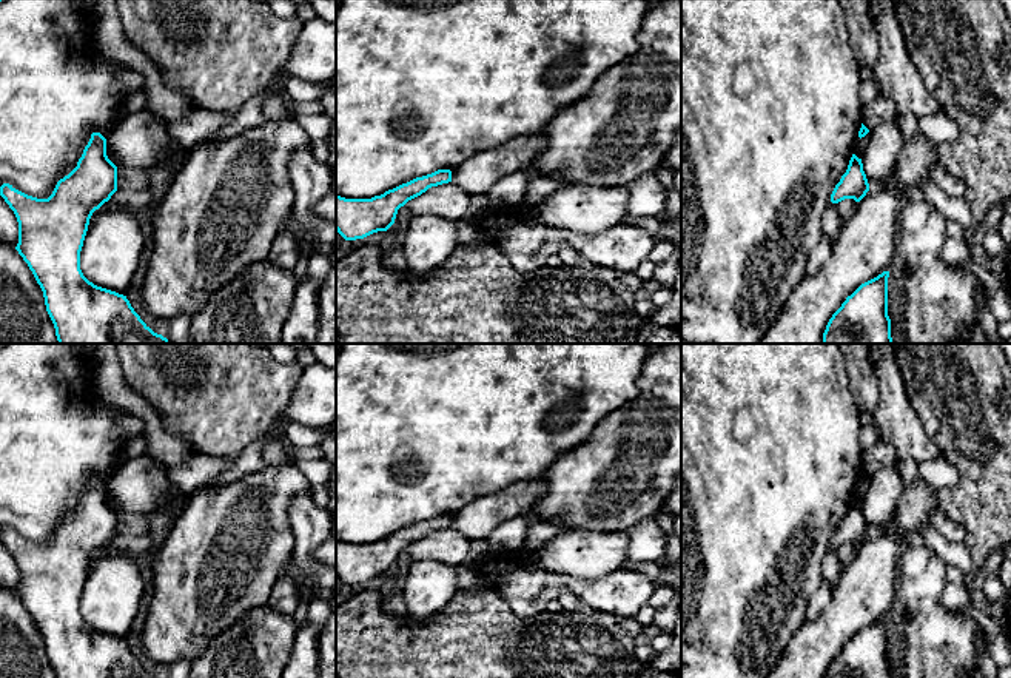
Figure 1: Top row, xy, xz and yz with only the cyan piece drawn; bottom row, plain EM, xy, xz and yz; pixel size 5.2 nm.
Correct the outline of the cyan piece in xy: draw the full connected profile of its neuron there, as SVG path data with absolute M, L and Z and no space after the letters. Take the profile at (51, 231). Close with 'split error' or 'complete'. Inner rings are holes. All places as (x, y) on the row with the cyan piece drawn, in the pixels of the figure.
M92 133L77 166L60 179L48 199L37 199L9 183L0 196L18 222L15 250L28 263L45 297L59 344L168 344L134 311L126 296L89 282L80 270L80 251L89 219L117 191L117 166L106 156L106 139Z; complete

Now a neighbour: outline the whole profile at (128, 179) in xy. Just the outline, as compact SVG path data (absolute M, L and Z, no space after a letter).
M117 166L117 190L139 191L149 185L148 170Z

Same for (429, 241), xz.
M435 214L413 216L401 242L413 274L427 274L441 267L456 248L456 222Z

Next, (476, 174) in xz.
M541 134L515 137L501 146L478 153L452 170L452 183L472 196L487 194L499 179L533 165L542 148L544 137Z

